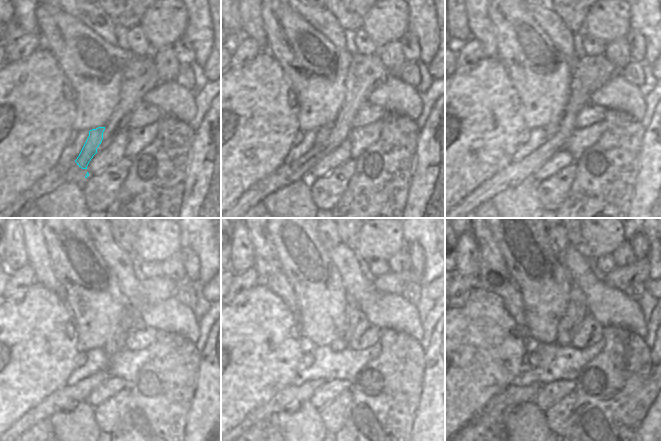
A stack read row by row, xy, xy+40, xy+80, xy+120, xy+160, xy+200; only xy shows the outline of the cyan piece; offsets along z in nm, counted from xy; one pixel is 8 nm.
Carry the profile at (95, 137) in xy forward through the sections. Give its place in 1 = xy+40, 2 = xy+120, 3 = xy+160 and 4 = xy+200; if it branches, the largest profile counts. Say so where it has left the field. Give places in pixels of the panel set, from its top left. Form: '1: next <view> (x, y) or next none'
1: next xy+40 (323, 132)
2: next xy+120 (117, 342)
3: next xy+160 (352, 315)
4: next xy+200 (576, 312)

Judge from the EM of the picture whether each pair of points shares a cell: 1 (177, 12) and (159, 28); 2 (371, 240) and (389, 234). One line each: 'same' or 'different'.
1: same
2: same

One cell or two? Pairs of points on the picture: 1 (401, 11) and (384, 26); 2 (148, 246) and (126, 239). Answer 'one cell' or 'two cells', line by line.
1: one cell
2: two cells

